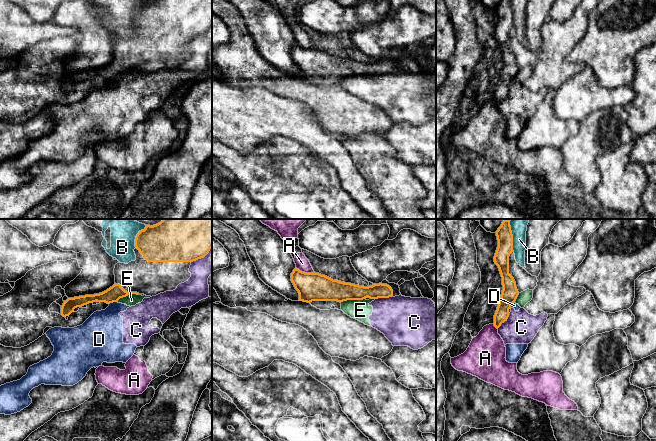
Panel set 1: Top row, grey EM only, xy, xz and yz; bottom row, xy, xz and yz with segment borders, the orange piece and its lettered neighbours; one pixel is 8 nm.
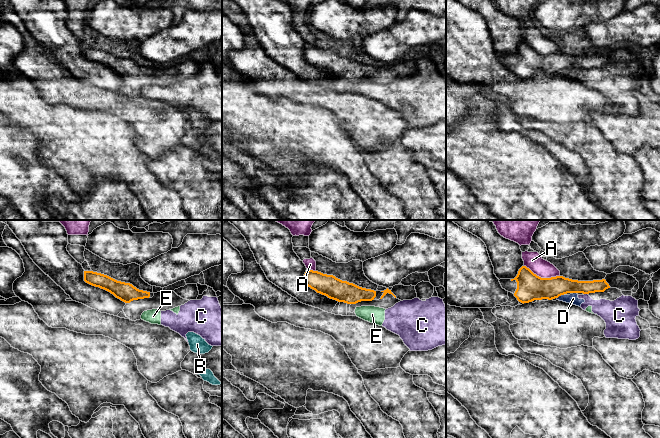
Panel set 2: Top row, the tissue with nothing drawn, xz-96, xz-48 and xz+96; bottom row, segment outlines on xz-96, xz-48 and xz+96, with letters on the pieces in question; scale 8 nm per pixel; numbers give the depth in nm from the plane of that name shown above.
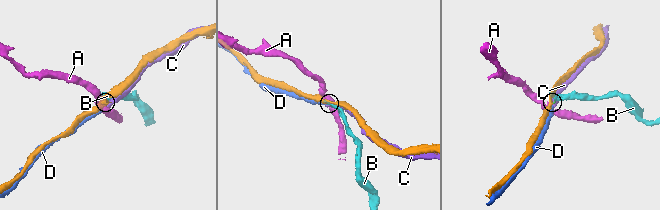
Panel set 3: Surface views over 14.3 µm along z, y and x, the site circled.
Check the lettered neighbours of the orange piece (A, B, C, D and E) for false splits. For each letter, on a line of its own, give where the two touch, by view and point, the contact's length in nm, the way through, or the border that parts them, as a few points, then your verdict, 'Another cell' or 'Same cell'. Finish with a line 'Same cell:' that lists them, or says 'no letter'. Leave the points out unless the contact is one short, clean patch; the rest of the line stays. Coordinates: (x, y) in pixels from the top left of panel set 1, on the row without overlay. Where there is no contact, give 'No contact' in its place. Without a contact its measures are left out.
A: Touches orange at xz (304, 48). Shared border 160 nm. Another cell
B: Touches orange at yz (512, 13). Shared border 220 nm. Another cell
C: Touches orange at xz (383, 73). Shared border 140 nm. Another cell
D: Touches orange at xy (112, 78). Shared border 70 nm. Another cell
E: Touches orange at xz (352, 75). Shared border 200 nm. Boundary: xz (364, 74), (347, 75), (340, 78). Another cell
Same cell: no letter

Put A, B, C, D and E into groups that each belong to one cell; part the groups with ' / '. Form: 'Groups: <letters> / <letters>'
Groups: A / B / C D E

